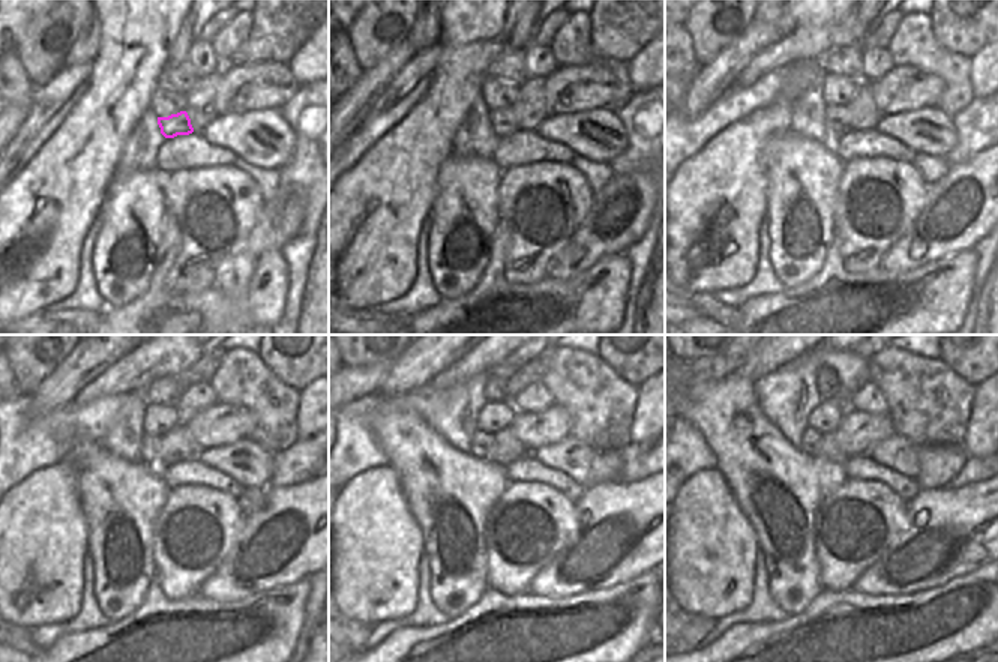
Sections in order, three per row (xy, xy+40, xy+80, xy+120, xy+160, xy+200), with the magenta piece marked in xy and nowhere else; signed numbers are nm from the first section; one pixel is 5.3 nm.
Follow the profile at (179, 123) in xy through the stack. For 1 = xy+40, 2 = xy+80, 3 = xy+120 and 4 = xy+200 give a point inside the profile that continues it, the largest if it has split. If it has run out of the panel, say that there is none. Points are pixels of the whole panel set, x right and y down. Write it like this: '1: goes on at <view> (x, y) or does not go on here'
1: goes on at xy+40 (503, 120)
2: goes on at xy+80 (835, 114)
3: goes on at xy+120 (149, 451)
4: goes on at xy+200 (811, 440)

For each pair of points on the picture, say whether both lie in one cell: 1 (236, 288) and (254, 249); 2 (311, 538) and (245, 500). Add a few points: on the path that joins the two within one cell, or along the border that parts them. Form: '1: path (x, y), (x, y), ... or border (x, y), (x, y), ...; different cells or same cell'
1: path (236, 279), (237, 269), (246, 258); same cell
2: border (263, 490), (264, 505), (254, 512), (245, 514); different cells

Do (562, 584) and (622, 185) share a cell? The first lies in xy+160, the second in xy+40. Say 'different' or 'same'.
same

